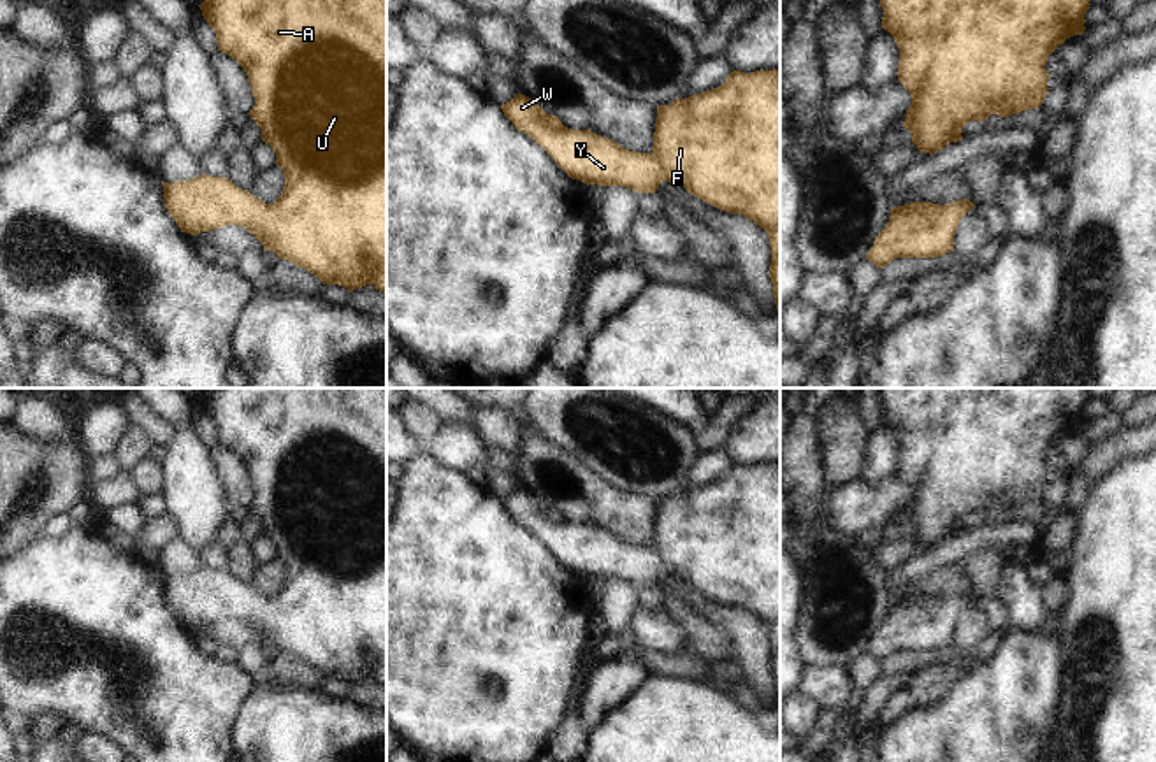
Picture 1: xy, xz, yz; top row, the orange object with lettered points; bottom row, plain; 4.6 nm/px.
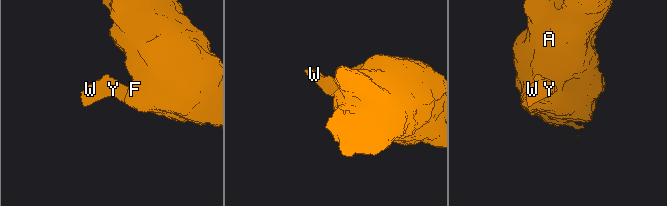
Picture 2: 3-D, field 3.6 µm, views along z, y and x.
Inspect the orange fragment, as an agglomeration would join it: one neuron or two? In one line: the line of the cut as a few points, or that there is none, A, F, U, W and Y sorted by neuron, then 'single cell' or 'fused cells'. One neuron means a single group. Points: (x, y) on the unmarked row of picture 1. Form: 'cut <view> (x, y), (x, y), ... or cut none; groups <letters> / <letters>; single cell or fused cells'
cut none; groups A F U W Y; single cell

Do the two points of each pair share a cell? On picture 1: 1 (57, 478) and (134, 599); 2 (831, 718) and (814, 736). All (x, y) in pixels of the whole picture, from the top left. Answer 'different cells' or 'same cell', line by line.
1: different cells
2: same cell

